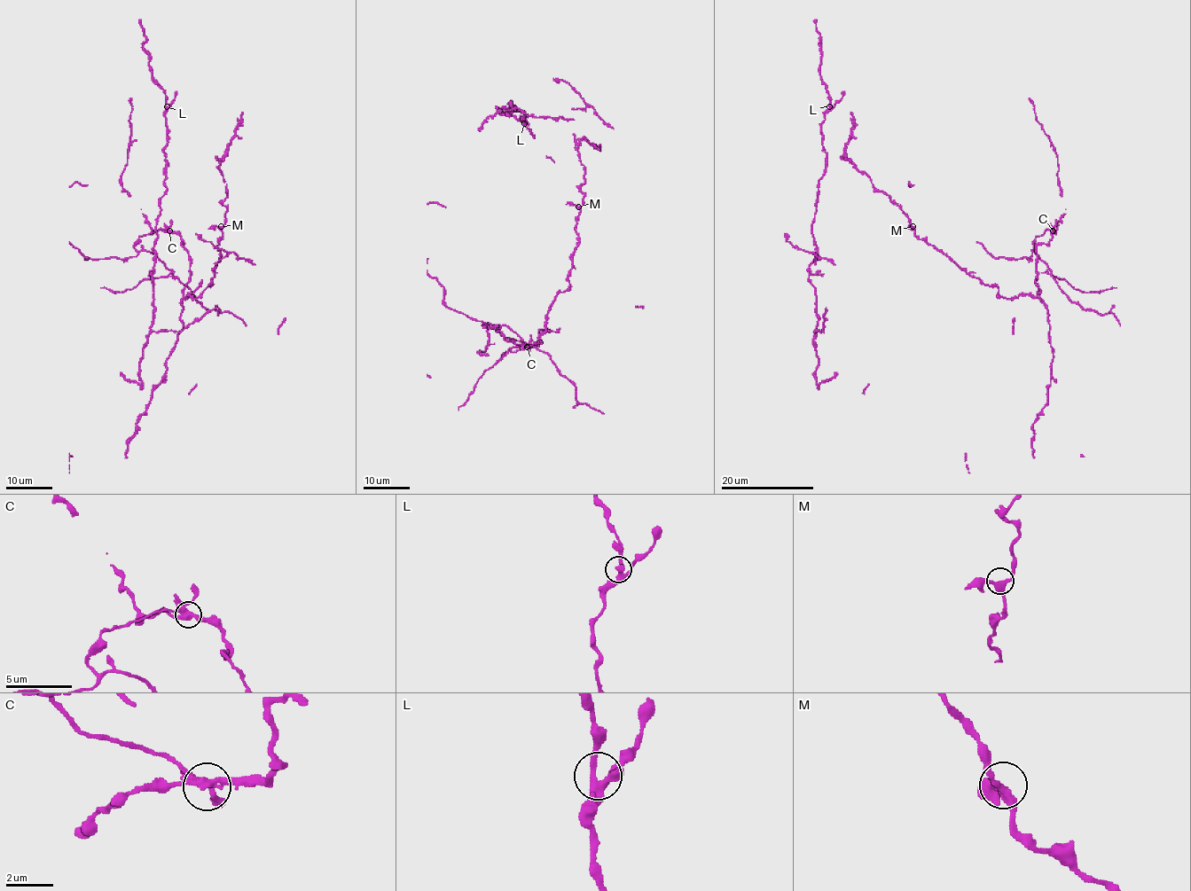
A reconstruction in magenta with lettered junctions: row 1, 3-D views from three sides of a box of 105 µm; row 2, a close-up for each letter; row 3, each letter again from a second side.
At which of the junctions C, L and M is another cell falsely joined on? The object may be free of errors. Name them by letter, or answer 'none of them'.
C

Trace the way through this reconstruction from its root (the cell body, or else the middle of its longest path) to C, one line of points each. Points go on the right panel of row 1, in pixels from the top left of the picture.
C: (914, 228), (920, 239), (984, 285), (995, 285), (1006, 298), (1039, 296), (1037, 246), (1047, 244), (1053, 231)

